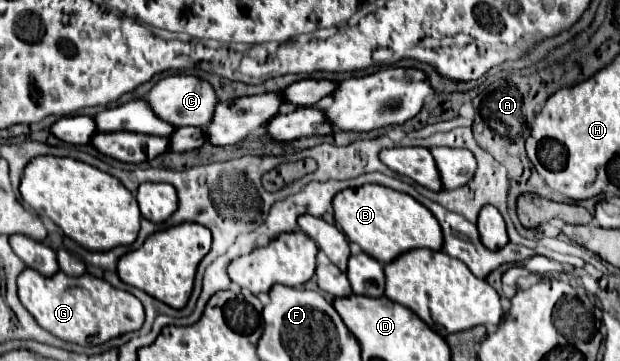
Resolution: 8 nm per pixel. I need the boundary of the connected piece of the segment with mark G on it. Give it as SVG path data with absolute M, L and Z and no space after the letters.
M24 269L18 275L18 297L42 329L78 345L102 345L124 333L138 331L144 323L144 307L132 293L116 289L90 273L70 277L58 271L54 277L44 277L34 269Z

